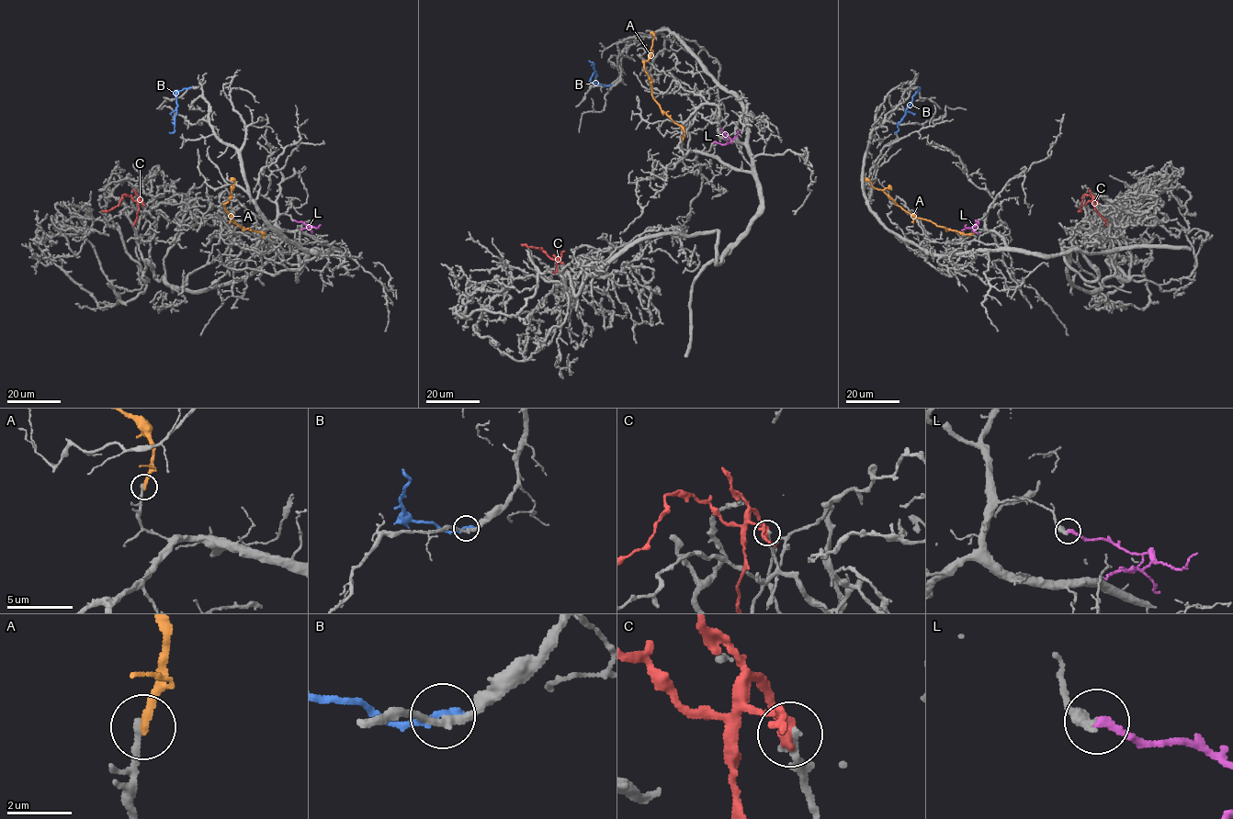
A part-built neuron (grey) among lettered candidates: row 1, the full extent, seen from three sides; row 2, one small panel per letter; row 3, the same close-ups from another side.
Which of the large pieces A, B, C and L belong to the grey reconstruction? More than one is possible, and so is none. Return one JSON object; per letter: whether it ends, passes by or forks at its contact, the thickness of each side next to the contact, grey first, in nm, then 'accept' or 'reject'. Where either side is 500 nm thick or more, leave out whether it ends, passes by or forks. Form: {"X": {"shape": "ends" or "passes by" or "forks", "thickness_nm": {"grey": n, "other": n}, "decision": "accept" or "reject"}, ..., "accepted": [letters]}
{"A": {"shape": "ends", "thickness_nm": {"grey": 200, "other": 240}, "decision": "reject"}, "B": {"shape": "ends", "thickness_nm": {"grey": 200, "other": 260}, "decision": "reject"}, "C": {"shape": "ends", "thickness_nm": {"grey": 280, "other": 400}, "decision": "accept"}, "L": {"shape": "ends", "thickness_nm": {"grey": 240, "other": 240}, "decision": "reject"}, "accepted": ["C"]}

